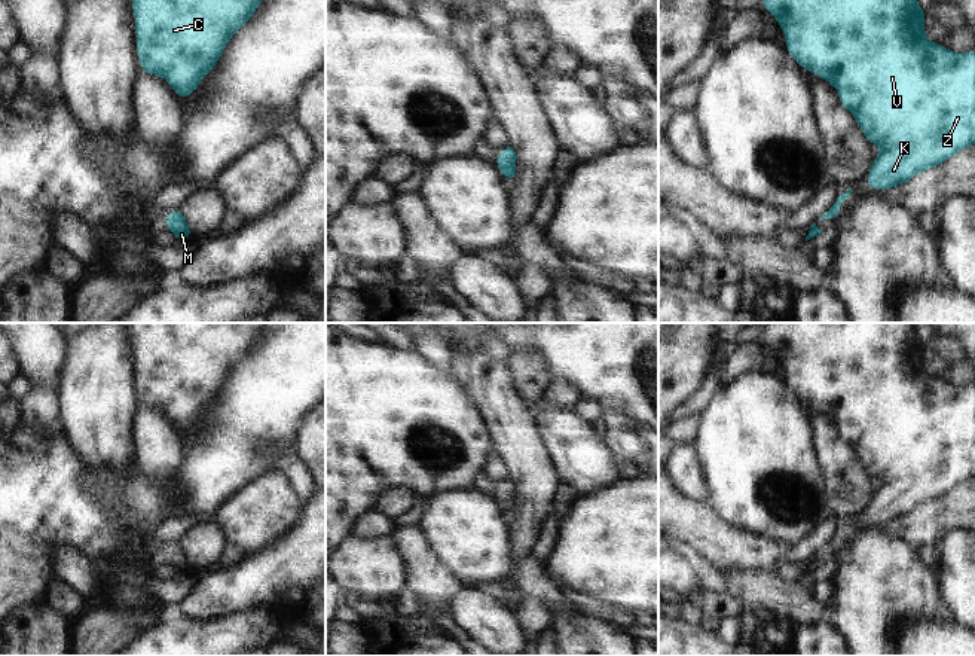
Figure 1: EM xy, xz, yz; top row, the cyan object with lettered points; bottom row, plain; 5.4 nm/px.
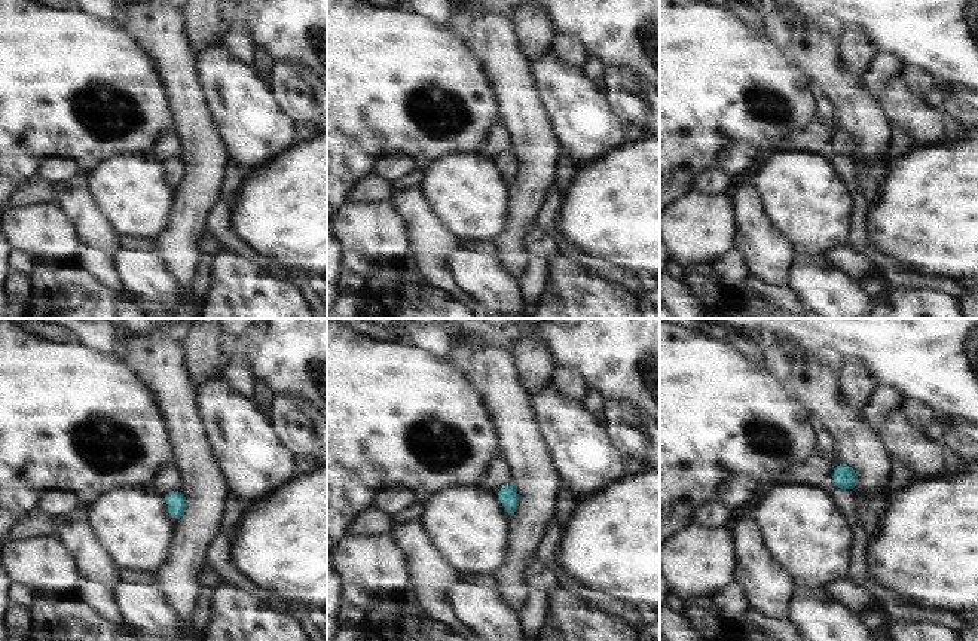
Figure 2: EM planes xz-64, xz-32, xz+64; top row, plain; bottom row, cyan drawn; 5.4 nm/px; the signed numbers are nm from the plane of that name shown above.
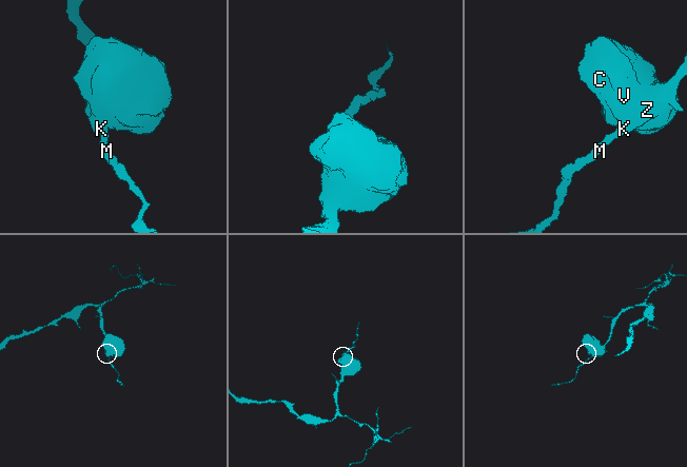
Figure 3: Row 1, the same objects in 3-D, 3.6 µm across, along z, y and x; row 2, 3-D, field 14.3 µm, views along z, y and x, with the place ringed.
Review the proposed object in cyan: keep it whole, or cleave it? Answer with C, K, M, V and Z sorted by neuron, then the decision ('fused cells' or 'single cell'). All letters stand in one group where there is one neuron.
groups C K M V Z; single cell

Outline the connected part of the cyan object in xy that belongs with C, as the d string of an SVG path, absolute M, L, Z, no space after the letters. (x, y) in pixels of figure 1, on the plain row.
M126 323L135 348L137 385L144 406L163 411L186 433L210 408L230 370L254 348L266 323Z

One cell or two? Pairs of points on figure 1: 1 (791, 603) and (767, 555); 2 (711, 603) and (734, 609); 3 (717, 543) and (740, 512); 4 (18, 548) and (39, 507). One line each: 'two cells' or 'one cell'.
1: two cells
2: one cell
3: two cells
4: one cell

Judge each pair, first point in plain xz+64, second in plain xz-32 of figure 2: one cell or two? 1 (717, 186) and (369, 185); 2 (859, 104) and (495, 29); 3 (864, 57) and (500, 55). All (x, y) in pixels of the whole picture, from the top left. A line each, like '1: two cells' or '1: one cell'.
1: one cell
2: one cell
3: two cells

